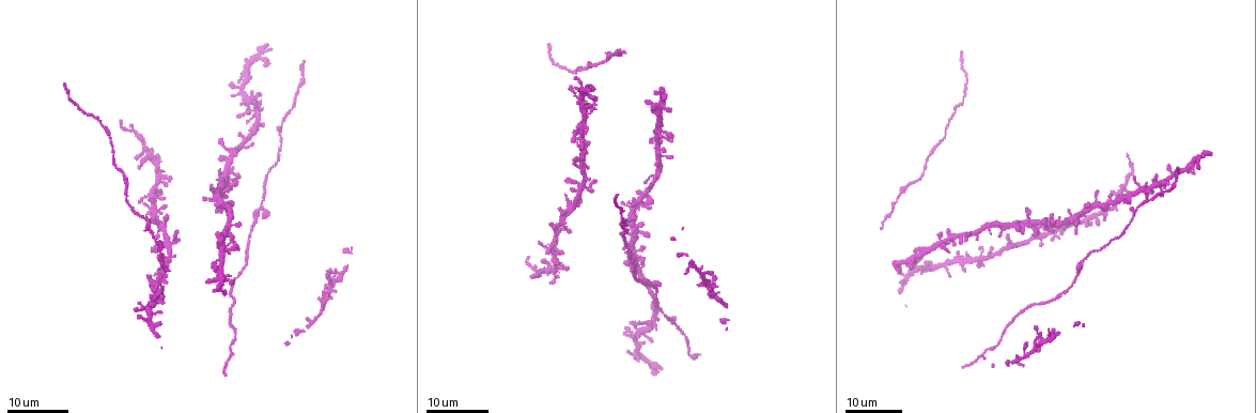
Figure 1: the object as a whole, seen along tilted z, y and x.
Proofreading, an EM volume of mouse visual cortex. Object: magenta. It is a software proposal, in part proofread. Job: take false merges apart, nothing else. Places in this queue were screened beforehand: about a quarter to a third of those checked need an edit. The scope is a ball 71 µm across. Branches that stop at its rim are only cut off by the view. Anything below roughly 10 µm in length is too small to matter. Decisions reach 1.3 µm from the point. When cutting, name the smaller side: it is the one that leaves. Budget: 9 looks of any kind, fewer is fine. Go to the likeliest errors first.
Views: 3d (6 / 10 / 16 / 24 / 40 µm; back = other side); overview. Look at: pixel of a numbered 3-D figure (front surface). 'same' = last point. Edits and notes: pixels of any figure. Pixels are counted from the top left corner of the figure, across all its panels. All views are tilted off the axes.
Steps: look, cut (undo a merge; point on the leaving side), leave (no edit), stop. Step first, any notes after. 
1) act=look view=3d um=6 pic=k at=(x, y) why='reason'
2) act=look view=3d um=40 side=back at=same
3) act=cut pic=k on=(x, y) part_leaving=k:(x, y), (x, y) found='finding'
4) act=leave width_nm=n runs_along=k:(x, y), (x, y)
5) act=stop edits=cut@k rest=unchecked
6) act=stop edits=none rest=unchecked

act=look view=3d um=16 pic=1 at=(1135, 211) why='three arms meet'

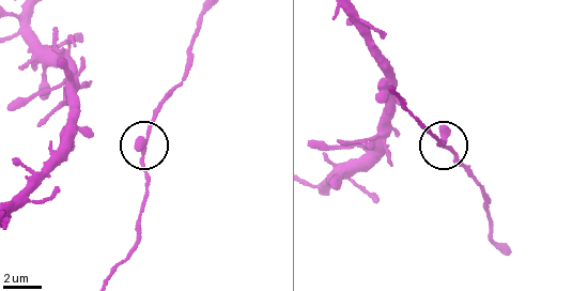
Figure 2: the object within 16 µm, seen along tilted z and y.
act=look view=3d um=6 pic=2 at=(144, 154) why='closer look'

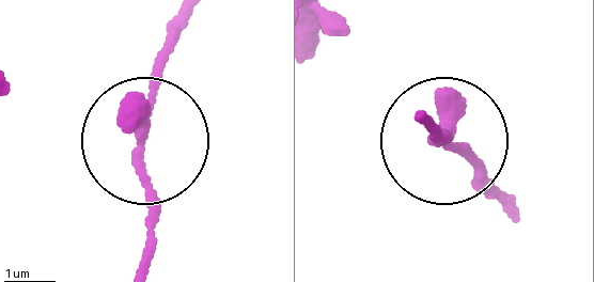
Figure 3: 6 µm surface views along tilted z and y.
act=leave side_arm_um=14 arms=3 found='one cell here'

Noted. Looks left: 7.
act=look view=3d um=16 pic=1 at=(262, 207) why='calibre changes'

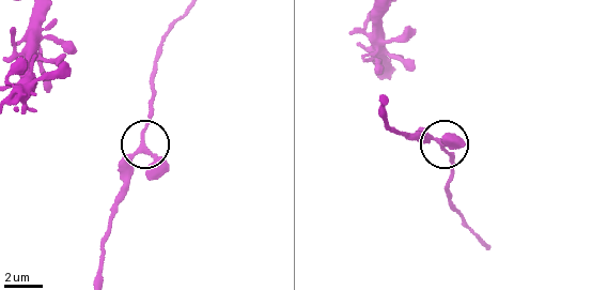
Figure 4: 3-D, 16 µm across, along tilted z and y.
act=look view=3d um=10 pic=4 at=(141, 149) why='closer look'

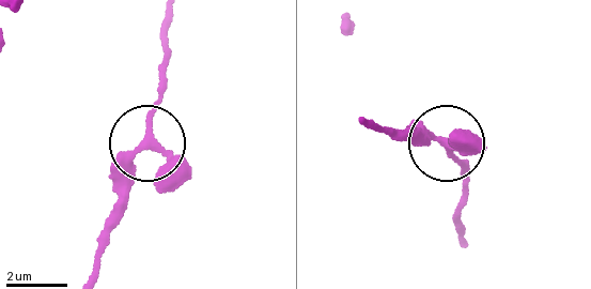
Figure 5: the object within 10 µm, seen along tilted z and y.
act=leave width_nm=200 found='continuous, no second cell'

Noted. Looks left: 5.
act=look view=3d um=24 pic=1 at=(214, 199) why='looks like a crossing'

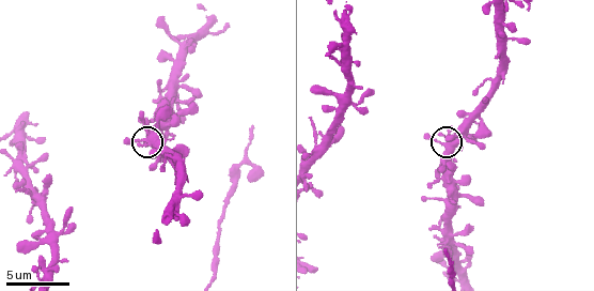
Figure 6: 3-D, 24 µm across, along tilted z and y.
act=look view=3d um=6 pic=6 at=(148, 138)

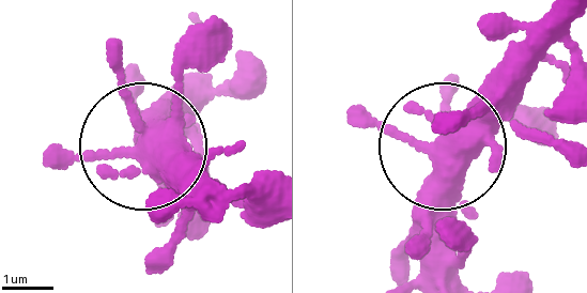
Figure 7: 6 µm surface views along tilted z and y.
act=look view=3d um=6 side=back pic=7 at=(140, 148) why='other side'

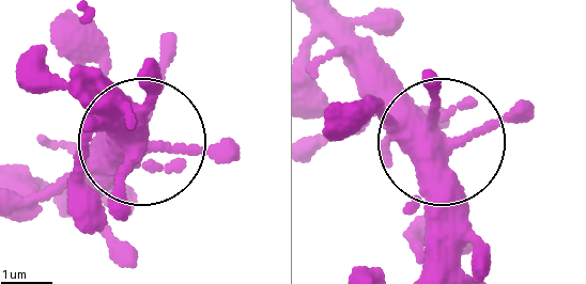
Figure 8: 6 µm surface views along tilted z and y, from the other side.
act=leave runs_along=8:(437, 272), (431, 76) found='one cell here'

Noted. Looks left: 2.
act=look view=3d um=6 pic=6 at=(177, 55) why='a fork'

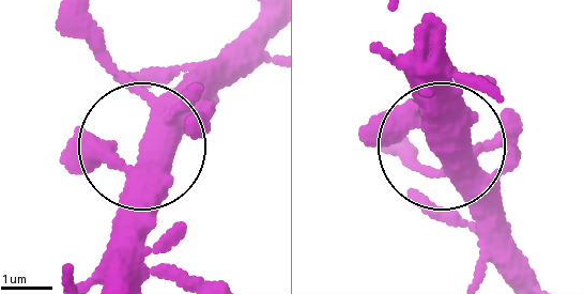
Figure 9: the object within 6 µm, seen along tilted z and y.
act=leave arms=3 runs_along=9:(162, 170), (142, 140), (219, 66) found='one cell here'

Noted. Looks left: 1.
act=stop edits=none rest=unchecked

